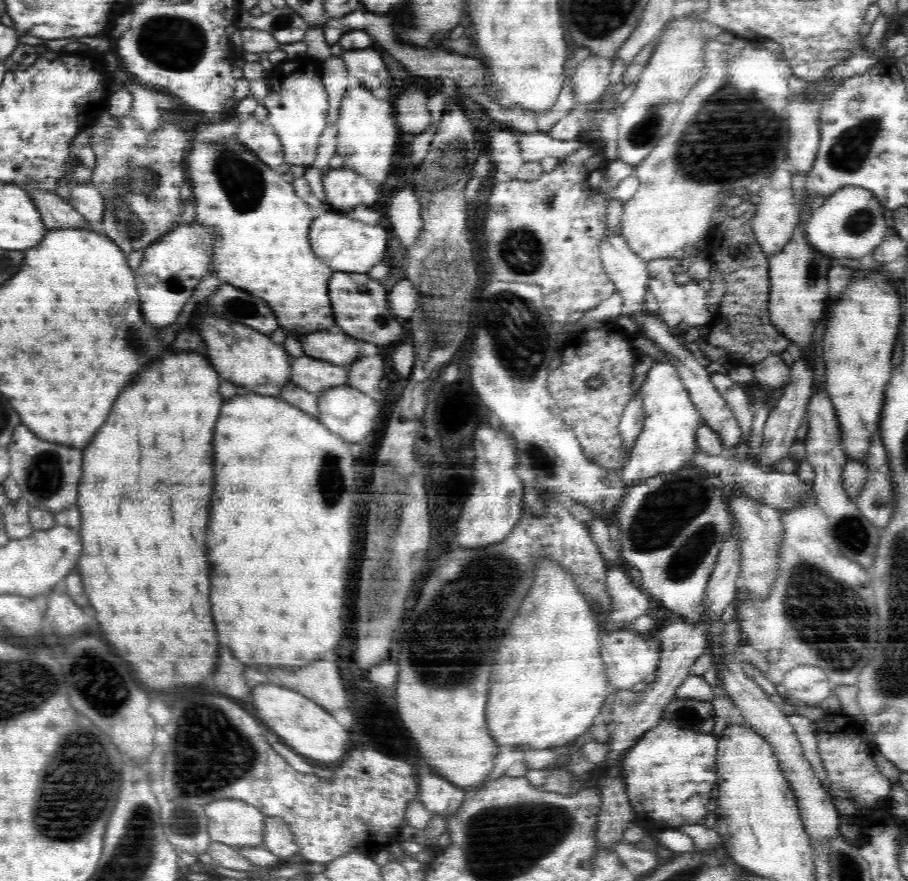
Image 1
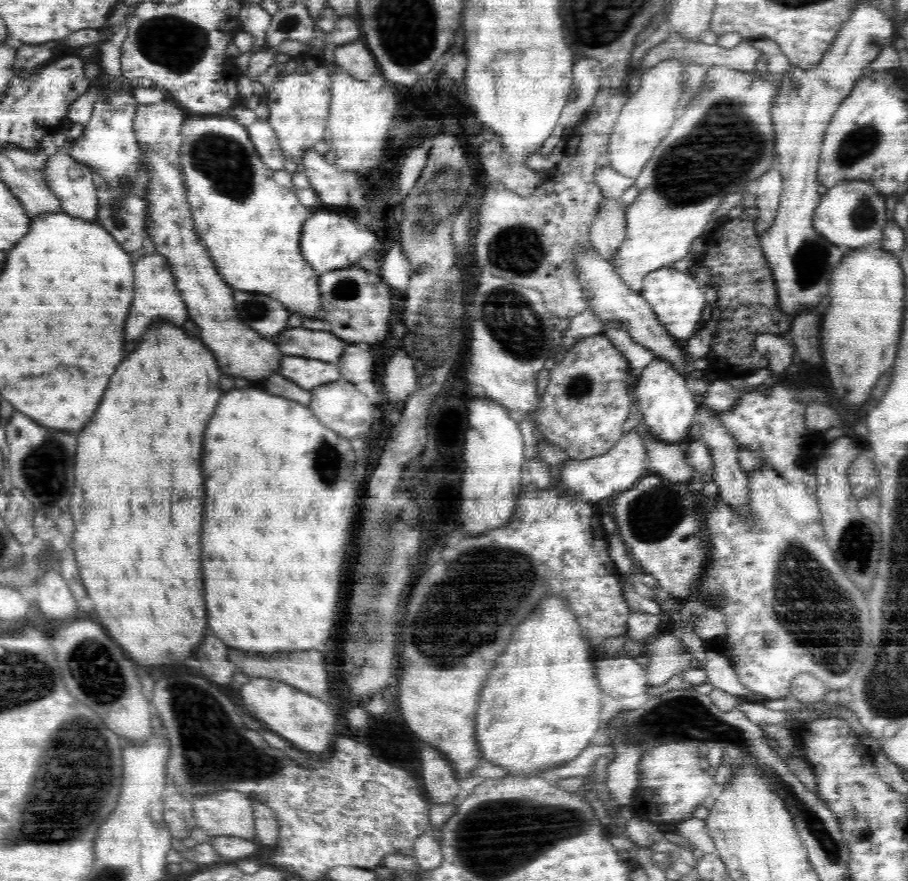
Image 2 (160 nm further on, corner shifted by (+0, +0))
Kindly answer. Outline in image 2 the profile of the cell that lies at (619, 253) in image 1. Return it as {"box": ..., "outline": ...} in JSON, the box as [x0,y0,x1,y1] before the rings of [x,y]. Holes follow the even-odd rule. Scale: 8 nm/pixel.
{"box":[589,197,626,261],"outline":[[[603,197],[591,224],[589,240],[600,257],[612,261],[613,254],[626,238],[626,208],[620,201]]]}

